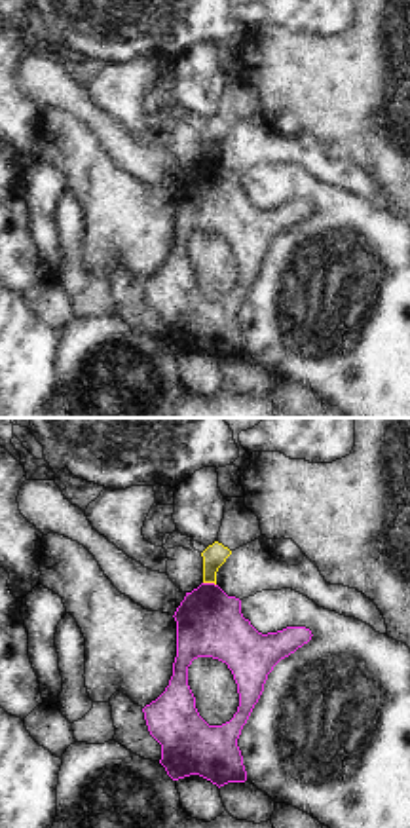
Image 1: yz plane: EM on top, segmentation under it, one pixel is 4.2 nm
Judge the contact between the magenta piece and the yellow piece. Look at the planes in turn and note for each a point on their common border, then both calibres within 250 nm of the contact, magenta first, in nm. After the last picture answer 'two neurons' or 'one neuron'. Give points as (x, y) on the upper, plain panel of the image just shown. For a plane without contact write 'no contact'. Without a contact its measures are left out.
(209, 158) | 280/100 nm

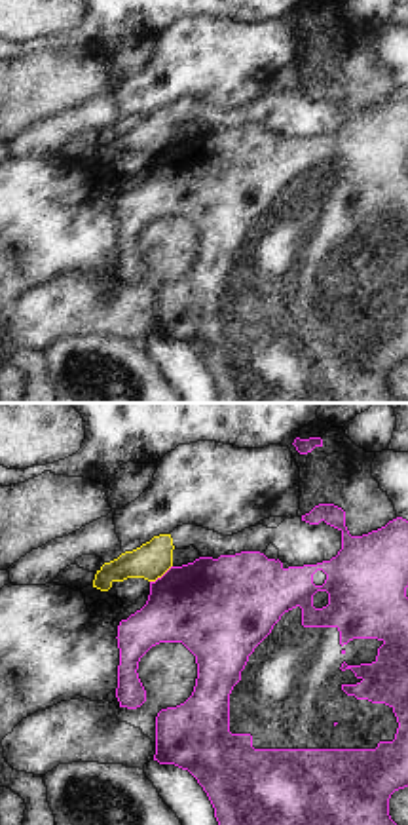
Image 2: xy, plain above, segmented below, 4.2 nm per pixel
(162, 151) | 400/160 nm

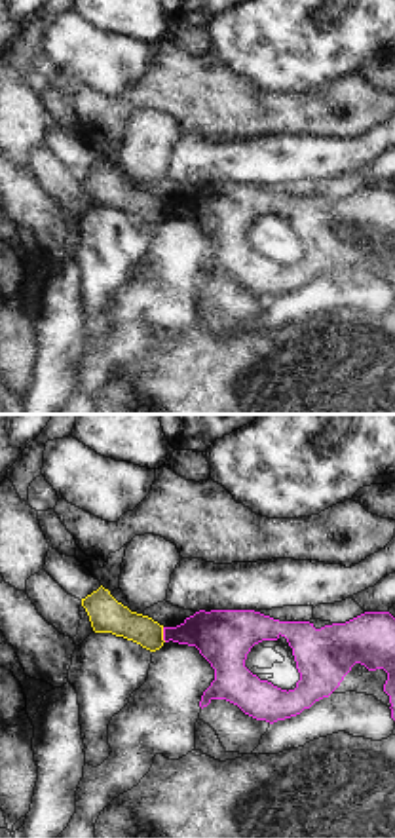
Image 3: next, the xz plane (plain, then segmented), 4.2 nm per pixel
(164, 209) | 240/140 nm

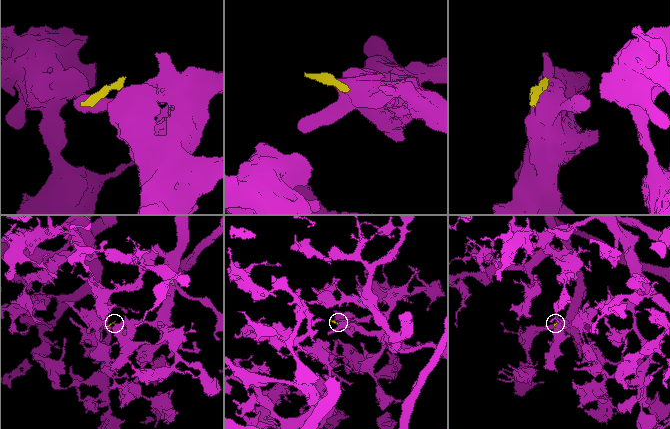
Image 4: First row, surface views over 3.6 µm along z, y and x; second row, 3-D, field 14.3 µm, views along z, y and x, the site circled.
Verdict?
two neurons

